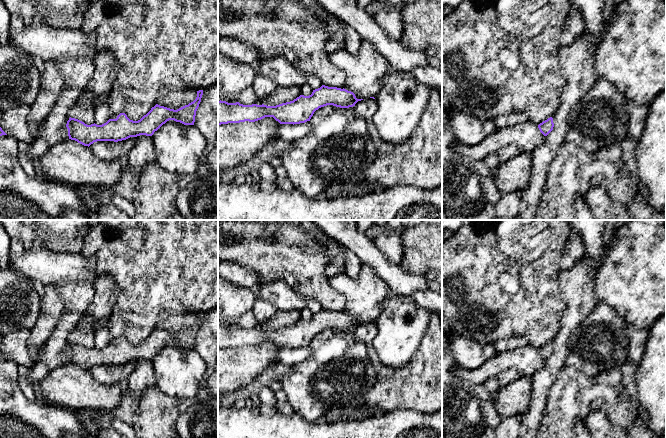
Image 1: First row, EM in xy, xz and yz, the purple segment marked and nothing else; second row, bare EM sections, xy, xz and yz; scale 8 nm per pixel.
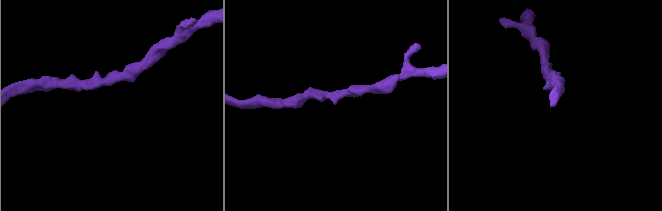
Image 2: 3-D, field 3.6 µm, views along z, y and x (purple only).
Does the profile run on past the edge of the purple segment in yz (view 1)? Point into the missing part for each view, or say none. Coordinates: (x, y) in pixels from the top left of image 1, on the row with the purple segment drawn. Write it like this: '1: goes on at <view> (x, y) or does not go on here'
1: does not go on here

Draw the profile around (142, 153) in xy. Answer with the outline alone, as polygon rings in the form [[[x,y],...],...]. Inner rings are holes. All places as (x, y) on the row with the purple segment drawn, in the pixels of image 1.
[[[140,135],[135,138],[134,147],[127,155],[128,166],[133,178],[138,179],[143,168],[156,161],[152,136]]]

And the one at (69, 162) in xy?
[[[71,139],[53,145],[39,160],[49,181],[79,187],[110,188],[119,180],[123,169],[122,160],[104,161],[98,158],[90,147]]]

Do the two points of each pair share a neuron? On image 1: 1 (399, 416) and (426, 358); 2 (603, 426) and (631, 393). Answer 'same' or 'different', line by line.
1: different
2: different

